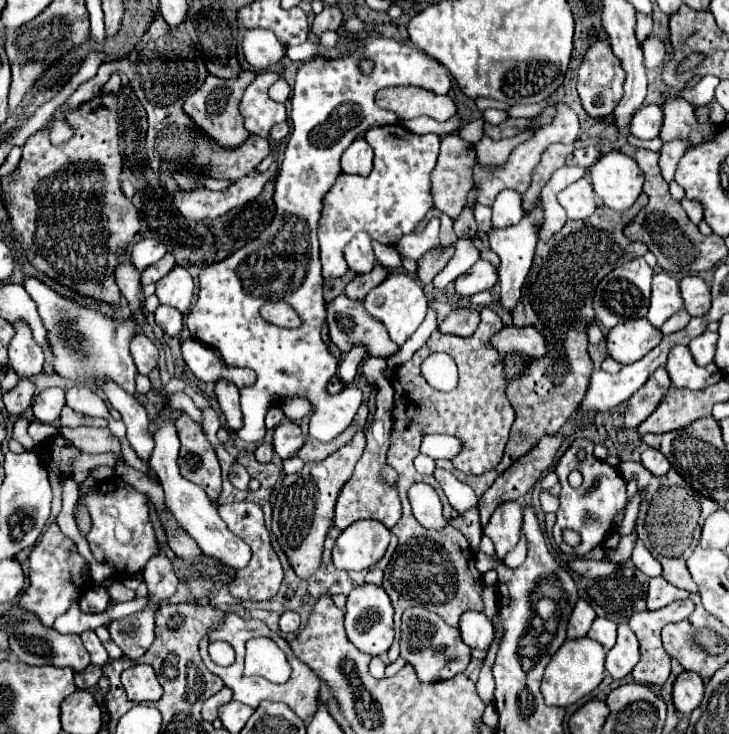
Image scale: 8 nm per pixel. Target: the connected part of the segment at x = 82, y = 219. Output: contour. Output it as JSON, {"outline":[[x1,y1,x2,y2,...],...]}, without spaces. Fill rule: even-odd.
{"outline":[[101,94,69,110,65,122,75,134,61,146,49,142,47,130,29,136,17,170,1,178,3,204,11,216,15,240,23,244,29,262,37,270,83,296,117,304,121,298,113,280,117,248,127,248,139,232,139,212,119,188,117,96]]}

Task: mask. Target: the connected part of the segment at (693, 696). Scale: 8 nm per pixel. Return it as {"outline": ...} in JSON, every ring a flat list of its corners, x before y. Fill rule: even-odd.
{"outline":[[681,672,673,682,673,704,677,712,689,716,703,700,703,680,695,672]]}

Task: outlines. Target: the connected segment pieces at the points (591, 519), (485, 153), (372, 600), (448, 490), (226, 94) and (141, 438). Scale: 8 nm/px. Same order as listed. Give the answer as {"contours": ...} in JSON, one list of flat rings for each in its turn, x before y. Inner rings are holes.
{"contours":[[[575,438,571,442,571,446,565,450,565,454,559,458,559,462,557,462,557,466,555,466,553,472,559,476,559,484,561,484,559,510,557,510,557,522,553,526,553,538,555,538,557,546,565,554,573,554,577,558,583,558,593,548,601,546,605,542,605,538,613,532,613,520,615,520,617,512,621,512,625,508,625,504,627,504,625,480,619,476,619,470,617,468,613,468,607,462,595,458,595,454,593,454,593,440,589,440,589,438],[579,448,585,448,585,452,587,452,585,462,577,462,577,458,575,458,575,452],[573,470,579,470,583,474,583,484,577,490,573,490,569,486,569,482,567,482,567,476],[595,478,599,478,599,484,597,486,593,486,593,480],[585,516,587,516,587,520,585,520],[567,528,579,532,581,542,577,546,567,546,563,542,563,530,567,530]],[[523,132,523,134,515,136,515,138,503,138,503,140,499,140,499,142,491,140,489,136,483,136,483,138,475,144,475,152,477,152,477,158,479,158,479,160,485,160,485,162,497,162,497,160,499,160,499,164,503,164,503,162,507,160,509,152,511,152,517,144,525,142,527,138,531,138,529,132]],[[361,584,351,594,347,596,347,606,345,606,345,630,347,638,365,654,369,656,379,656,389,650,395,630,393,630,393,606,389,596,381,586,373,584]],[[437,468,433,476,441,484,441,488,443,488,445,496,447,496,447,500,453,506,455,512,463,514,463,512,467,512,471,508,477,508,477,496,475,496,475,492,473,492,473,488,469,484,457,480,451,472,441,470,441,468]],[[243,70,239,76,235,78,219,78,219,76,207,76,205,84,185,100,183,110,185,114,195,122,195,126,219,148,225,150,233,150,239,148,251,134,245,130,243,126,243,118,239,114,239,102,241,102,241,94,245,92,245,88,255,80,255,72,251,70]],[[105,382,103,392,111,402,111,406,123,416,123,422,127,426,127,440,131,448,149,468,149,458,153,452,153,434,149,432,149,416,145,408,135,400,135,396,123,392,113,382]]]}

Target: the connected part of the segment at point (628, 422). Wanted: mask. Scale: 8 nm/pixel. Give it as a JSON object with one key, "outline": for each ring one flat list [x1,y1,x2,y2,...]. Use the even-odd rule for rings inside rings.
{"outline":[[657,368,653,376,649,378,649,384,645,388,639,388,627,402,627,410,623,414,623,428,637,430,637,426,649,418,649,414,657,408,661,398,665,396,667,388,671,386,671,380,665,372,665,368]]}

